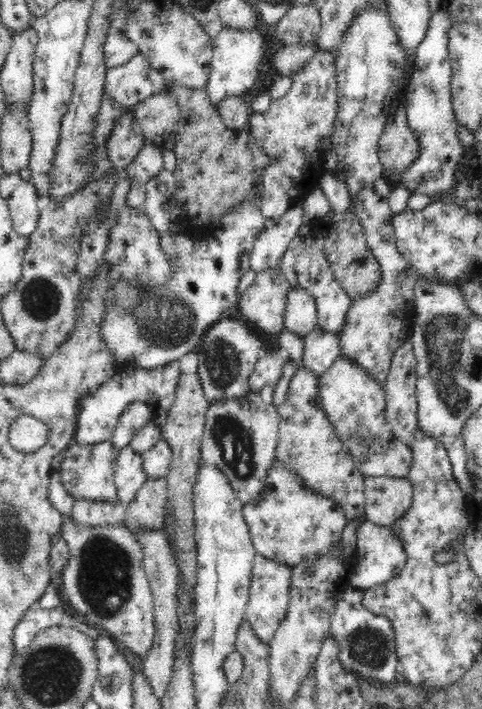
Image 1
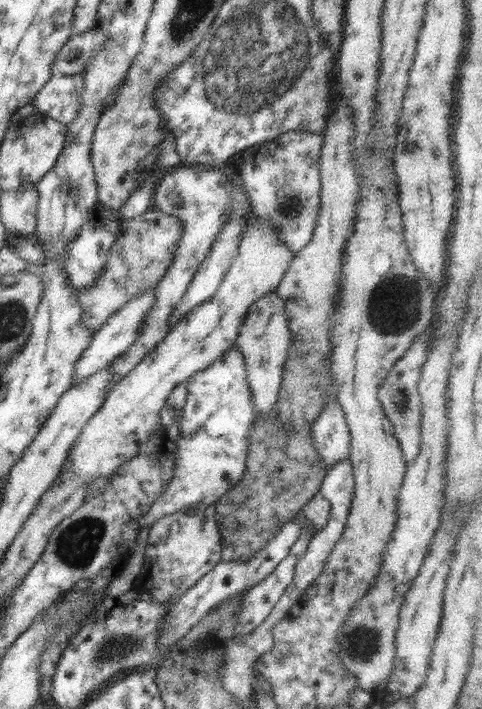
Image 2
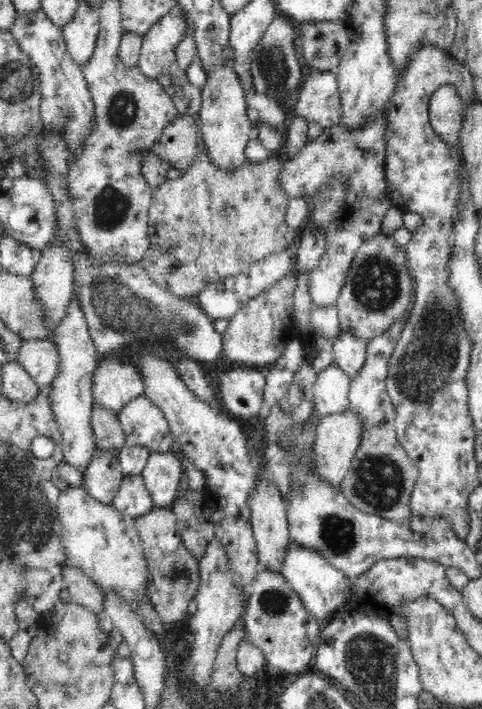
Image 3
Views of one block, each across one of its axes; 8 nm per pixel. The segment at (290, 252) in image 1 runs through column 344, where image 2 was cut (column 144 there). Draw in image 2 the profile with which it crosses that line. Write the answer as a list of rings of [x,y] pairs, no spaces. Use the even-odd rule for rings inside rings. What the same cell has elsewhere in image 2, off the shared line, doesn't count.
[[[149,288],[144,292],[139,292],[118,312],[109,316],[109,319],[92,335],[88,348],[81,352],[80,358],[75,362],[71,386],[82,384],[89,376],[109,366],[119,354],[122,354],[132,343],[135,343],[139,330],[146,320],[147,312],[151,309],[154,301],[155,288]]]

